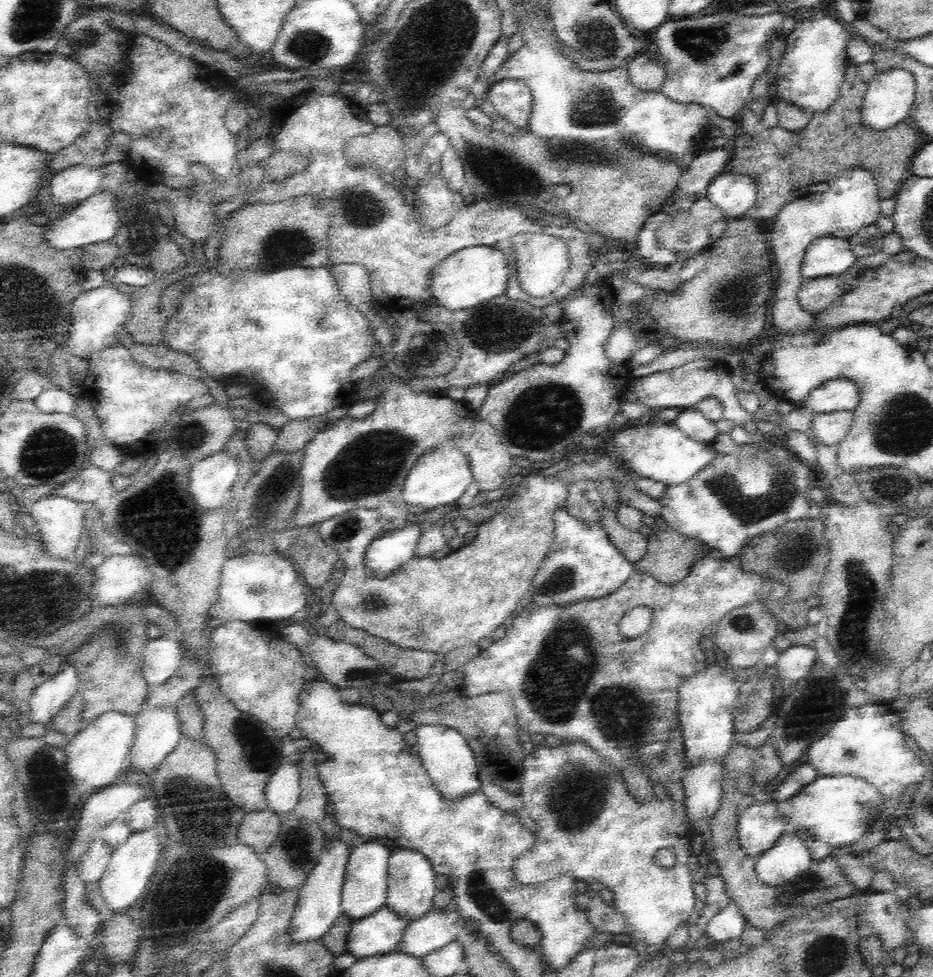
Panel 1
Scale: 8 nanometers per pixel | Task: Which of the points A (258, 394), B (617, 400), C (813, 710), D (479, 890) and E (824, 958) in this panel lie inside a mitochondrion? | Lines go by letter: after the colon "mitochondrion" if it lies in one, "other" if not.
A: other
B: other
C: other
D: mitochondrion
E: mitochondrion

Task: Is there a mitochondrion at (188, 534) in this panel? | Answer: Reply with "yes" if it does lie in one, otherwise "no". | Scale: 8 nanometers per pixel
yes

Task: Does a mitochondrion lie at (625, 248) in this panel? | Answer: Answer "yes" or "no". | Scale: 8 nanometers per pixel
no

